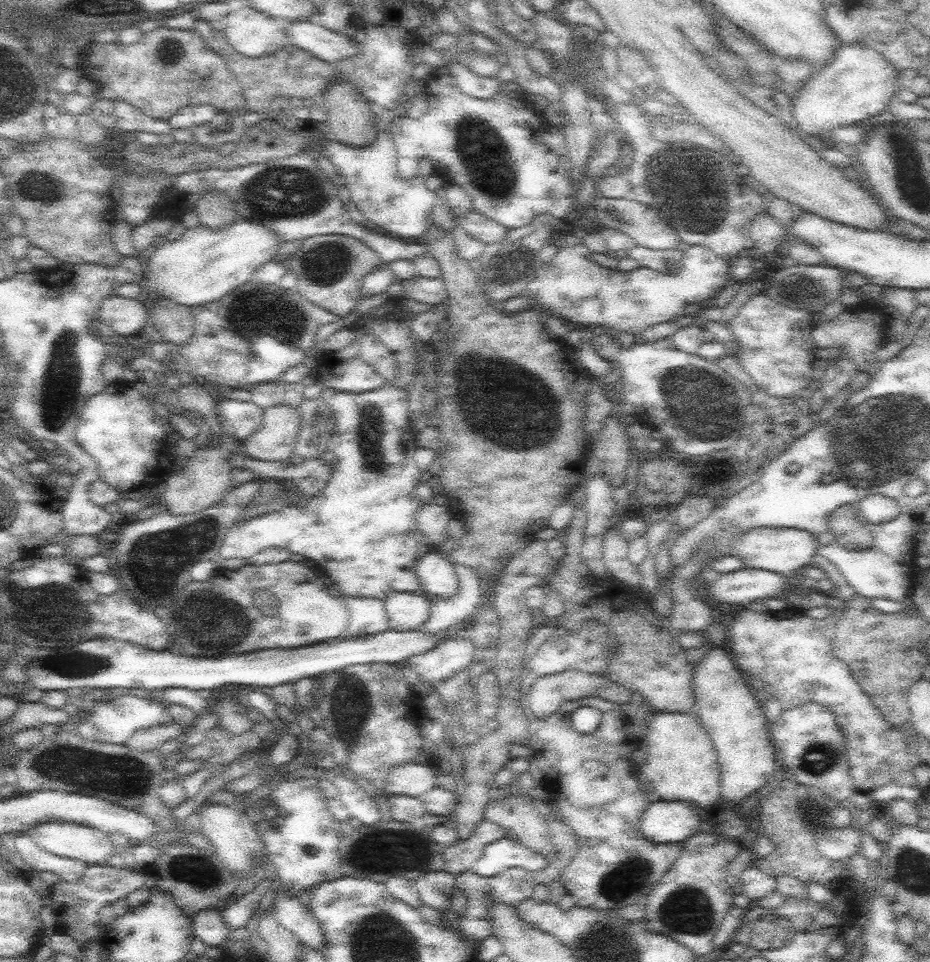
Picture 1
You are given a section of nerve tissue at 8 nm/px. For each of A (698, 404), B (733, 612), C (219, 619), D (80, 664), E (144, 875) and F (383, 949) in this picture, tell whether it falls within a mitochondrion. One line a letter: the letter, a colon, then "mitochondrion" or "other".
A: mitochondrion
B: other
C: mitochondrion
D: mitochondrion
E: other
F: mitochondrion

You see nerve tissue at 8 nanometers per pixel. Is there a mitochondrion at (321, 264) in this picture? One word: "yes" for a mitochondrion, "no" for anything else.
yes

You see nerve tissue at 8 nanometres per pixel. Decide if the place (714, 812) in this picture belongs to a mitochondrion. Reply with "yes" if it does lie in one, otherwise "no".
no

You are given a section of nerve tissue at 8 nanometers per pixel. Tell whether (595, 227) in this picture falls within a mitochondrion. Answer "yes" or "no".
no

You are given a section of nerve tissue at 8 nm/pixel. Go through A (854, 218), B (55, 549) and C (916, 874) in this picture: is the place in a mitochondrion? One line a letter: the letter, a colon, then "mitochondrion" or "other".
A: other
B: other
C: mitochondrion

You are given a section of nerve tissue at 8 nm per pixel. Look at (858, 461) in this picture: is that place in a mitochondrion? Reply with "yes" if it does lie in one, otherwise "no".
yes

